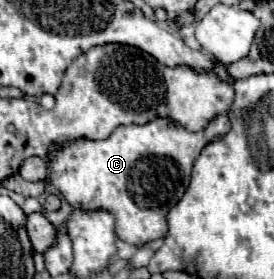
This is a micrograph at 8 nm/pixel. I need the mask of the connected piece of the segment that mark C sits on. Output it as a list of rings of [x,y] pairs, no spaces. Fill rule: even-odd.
[[[217,116],[209,126],[201,132],[187,132],[173,120],[157,118],[149,124],[137,126],[121,126],[107,140],[75,140],[61,150],[53,152],[53,162],[47,166],[47,176],[51,184],[65,196],[71,208],[105,208],[115,214],[117,220],[117,236],[133,246],[145,246],[147,242],[159,240],[167,236],[167,212],[181,200],[185,188],[189,186],[191,168],[201,154],[201,150],[213,140],[225,136],[231,130],[231,122],[227,116]]]

